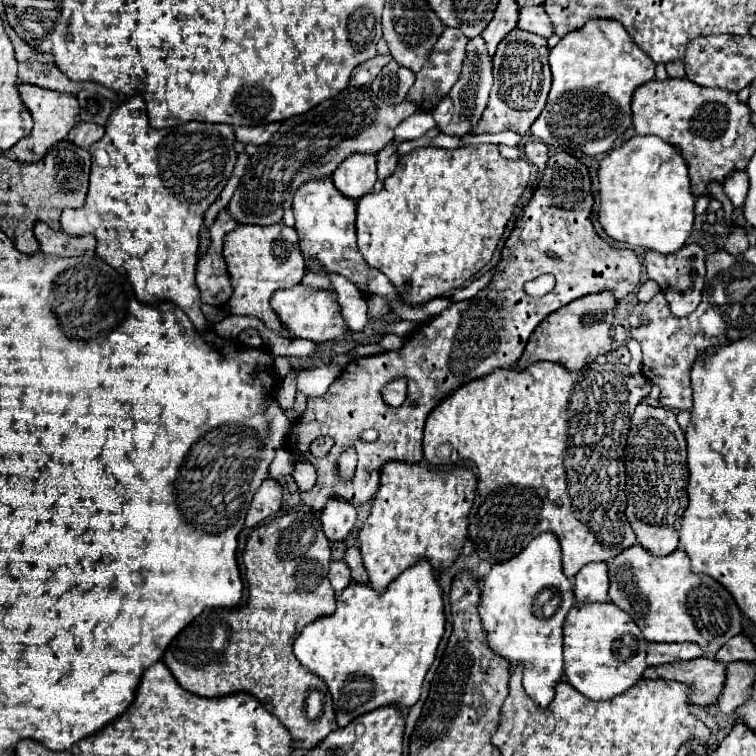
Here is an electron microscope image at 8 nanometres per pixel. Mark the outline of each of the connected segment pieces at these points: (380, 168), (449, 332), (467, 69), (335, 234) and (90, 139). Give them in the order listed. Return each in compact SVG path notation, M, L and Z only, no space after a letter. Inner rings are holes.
M387 145L387 147L377 155L377 177L385 181L385 179L395 171L397 161L399 161L397 147L395 147L395 145Z
M557 153L557 155L549 157L547 169L543 175L543 185L533 191L529 205L523 207L523 211L517 219L517 227L513 229L511 237L505 243L503 257L495 269L495 277L489 283L489 287L479 291L475 295L475 299L471 299L471 301L453 303L449 309L445 309L445 313L433 317L429 321L429 327L427 327L427 323L419 325L415 329L415 333L407 337L407 343L403 349L385 351L385 353L373 355L373 357L353 359L351 363L347 363L343 367L343 373L331 383L329 391L323 397L309 397L305 413L299 417L297 423L291 423L289 433L285 437L285 445L283 445L295 459L301 459L301 457L307 459L317 471L315 487L309 493L299 495L301 505L311 507L313 511L321 511L329 499L343 499L343 501L353 503L355 507L373 499L373 495L379 489L379 475L381 475L381 467L385 463L389 463L389 461L419 463L421 461L421 457L423 457L421 443L423 443L423 427L425 427L423 423L425 423L427 415L445 397L449 397L455 389L459 389L467 381L475 381L479 377L485 377L485 375L493 373L495 369L515 367L523 355L523 349L525 349L525 343L527 343L531 331L549 313L557 311L559 307L563 307L563 305L567 305L583 295L611 291L613 297L617 301L621 301L637 289L637 285L641 283L641 263L639 263L637 255L629 249L613 249L605 239L601 239L591 223L591 209L593 209L593 191L591 191L591 179L589 179L587 167L577 157L573 157L569 153ZM545 251L555 251L557 257L551 259L551 257L547 257ZM543 273L551 273L557 279L555 289L551 293L547 293L545 297L529 297L523 291L523 283L527 283ZM397 377L407 377L409 395L401 407L393 409L393 407L387 407L383 403L381 387ZM365 429L377 429L379 439L373 443L363 441L361 433ZM323 435L333 437L335 445L331 447L331 451L323 459L315 459L309 455L307 447L311 445L311 441L315 441L317 437L323 437ZM349 447L353 447L357 451L359 463L357 463L355 479L349 483L343 483L337 477L335 461Z
M479 35L469 39L461 77L453 85L449 97L445 97L445 101L441 101L441 105L437 105L437 109L433 111L433 119L435 119L435 123L437 123L441 133L453 135L453 137L463 137L479 121L479 117L481 117L481 113L483 113L483 109L487 105L491 85L493 85L493 73L491 73L493 69L491 67L493 65L491 65L491 61L487 57L487 49L485 49L483 37Z
M307 181L297 189L293 197L293 215L295 229L299 233L299 247L309 271L309 261L315 259L325 273L337 273L347 277L363 295L383 295L391 301L391 305L399 303L397 291L393 291L391 281L377 273L377 269L369 269L365 265L357 243L355 243L355 201L349 197L341 197L337 189L333 189L333 181Z
M79 123L69 131L69 141L77 147L89 149L95 141L99 141L103 137L105 129L101 125L89 125L89 123Z

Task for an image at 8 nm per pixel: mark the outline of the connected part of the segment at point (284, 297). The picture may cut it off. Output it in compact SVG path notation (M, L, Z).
M295 285L293 289L283 289L273 293L271 297L271 307L277 313L279 321L289 329L289 333L297 339L307 339L313 343L323 343L323 341L333 341L333 339L345 339L349 335L347 325L339 313L339 303L337 295L331 291L321 291L305 285Z

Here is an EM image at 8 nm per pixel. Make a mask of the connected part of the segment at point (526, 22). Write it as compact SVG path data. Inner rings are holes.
M523 7L519 13L517 27L529 33L535 33L543 39L549 39L553 35L553 23L543 7Z

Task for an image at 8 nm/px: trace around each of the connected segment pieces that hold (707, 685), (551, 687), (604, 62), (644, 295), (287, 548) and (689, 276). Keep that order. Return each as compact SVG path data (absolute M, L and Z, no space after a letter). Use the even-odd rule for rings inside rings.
M693 659L667 663L657 667L647 667L643 671L643 679L663 679L663 681L679 681L691 687L691 705L711 705L717 701L721 693L721 685L725 681L725 665L713 659Z
M553 533L537 535L513 561L505 561L501 565L493 565L493 569L481 581L481 603L479 617L485 629L487 647L509 661L511 669L523 665L523 687L525 693L539 705L547 707L555 697L555 685L563 677L563 623L569 609L575 605L573 585L561 573L561 547Z
M589 21L589 25L585 25L585 29L577 29L573 33L567 33L549 53L549 65L551 65L551 73L553 73L553 85L549 91L549 99L545 109L541 111L541 115L535 119L535 123L531 125L529 133L531 137L535 137L537 141L545 143L545 145L553 145L565 151L581 151L583 155L601 155L601 153L609 153L613 149L613 143L625 133L627 127L631 127L631 97L635 93L635 89L647 81L651 81L655 77L655 63L649 55L645 55L637 45L633 45L633 39L625 33L625 29L621 29L621 25L617 25L617 21Z
M645 281L645 283L639 287L637 297L639 297L639 301L649 301L649 299L655 297L657 291L659 291L659 289L657 289L657 285L653 285L653 281Z
M287 513L283 517L275 517L269 523L263 523L253 529L243 549L243 565L245 565L245 579L249 585L249 597L241 607L235 609L217 609L205 611L203 615L195 617L167 647L163 653L163 663L173 673L177 683L187 689L189 693L201 697L223 697L229 693L249 693L259 703L275 715L281 725L289 731L293 739L293 749L313 749L319 741L323 741L331 731L335 731L335 713L333 701L325 683L319 677L313 677L293 655L293 643L303 631L305 625L331 615L335 611L335 591L329 585L327 573L331 563L331 545L321 529L321 515L319 513ZM213 621L227 629L227 645L223 651L213 651ZM309 691L319 691L323 695L323 715L315 721L309 721L305 715L305 699Z
M685 245L677 253L657 253L657 251L647 251L643 259L647 277L653 279L659 287L661 293L665 295L669 309L673 317L687 317L697 309L701 303L701 291L703 291L703 277L705 277L705 251L699 245Z

